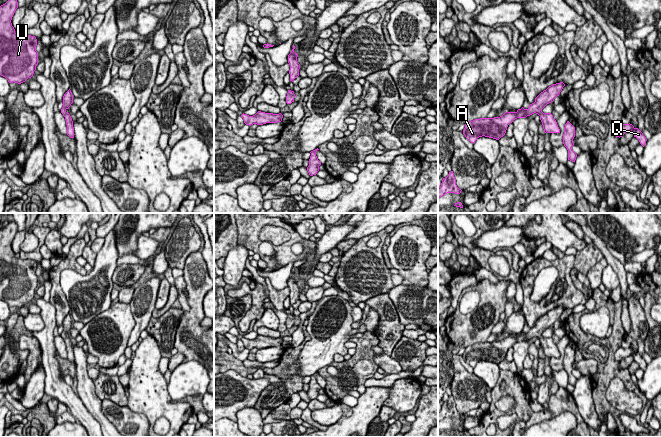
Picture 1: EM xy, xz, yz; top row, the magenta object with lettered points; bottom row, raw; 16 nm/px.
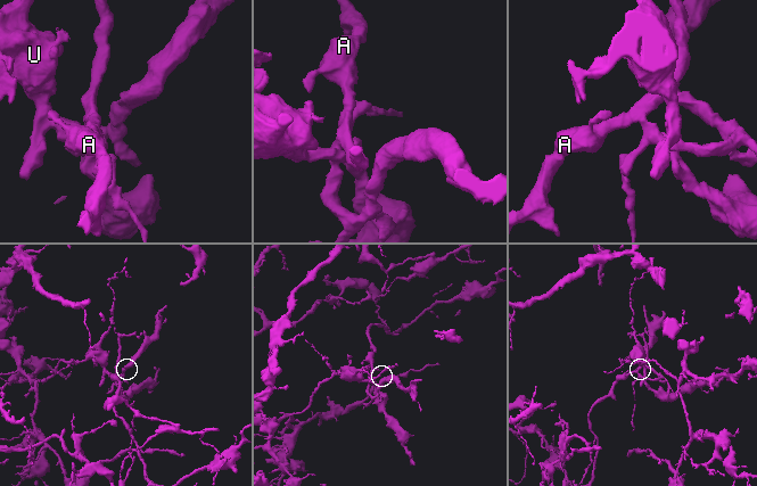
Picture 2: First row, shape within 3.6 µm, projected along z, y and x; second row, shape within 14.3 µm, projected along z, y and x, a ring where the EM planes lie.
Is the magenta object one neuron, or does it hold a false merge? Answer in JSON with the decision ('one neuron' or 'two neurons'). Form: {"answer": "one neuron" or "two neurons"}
{"answer": "two neurons"}

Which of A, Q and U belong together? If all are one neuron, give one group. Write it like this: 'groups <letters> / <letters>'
groups A / Q U

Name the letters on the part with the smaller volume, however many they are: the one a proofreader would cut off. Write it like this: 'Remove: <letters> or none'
Remove: A

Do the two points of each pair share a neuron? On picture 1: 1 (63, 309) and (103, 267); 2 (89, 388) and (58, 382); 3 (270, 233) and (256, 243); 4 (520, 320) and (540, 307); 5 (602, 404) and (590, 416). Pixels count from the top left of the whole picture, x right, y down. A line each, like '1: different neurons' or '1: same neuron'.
1: different neurons
2: different neurons
3: different neurons
4: different neurons
5: different neurons

